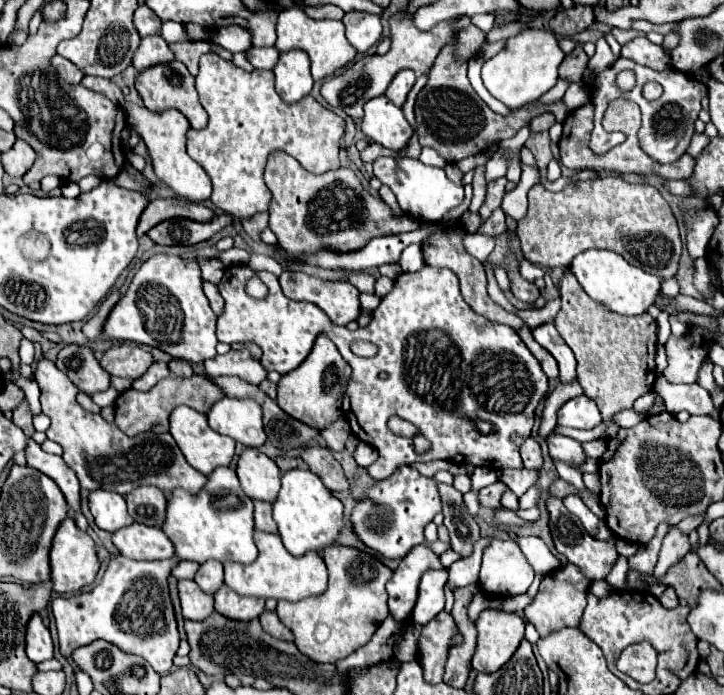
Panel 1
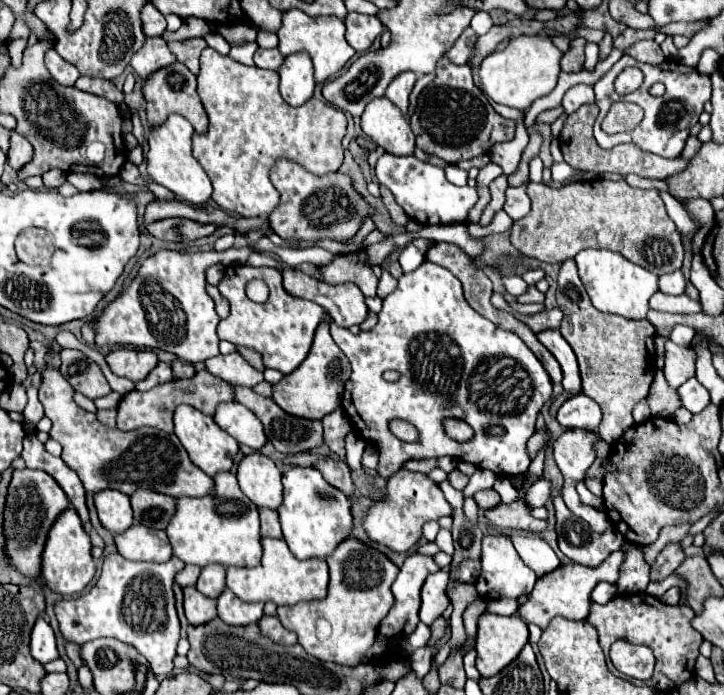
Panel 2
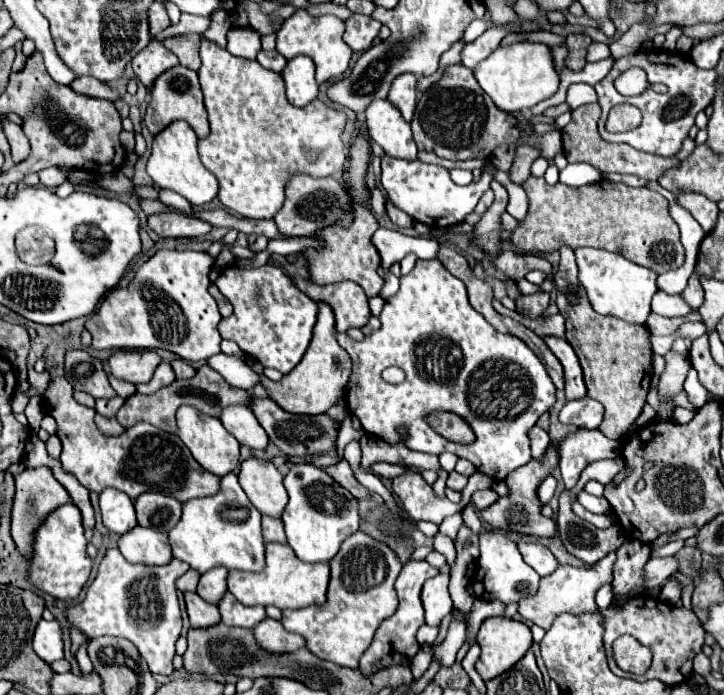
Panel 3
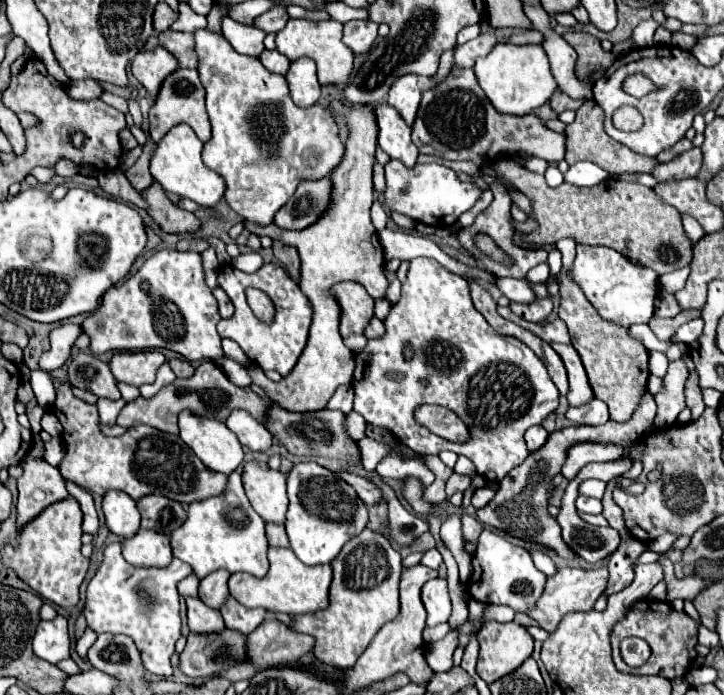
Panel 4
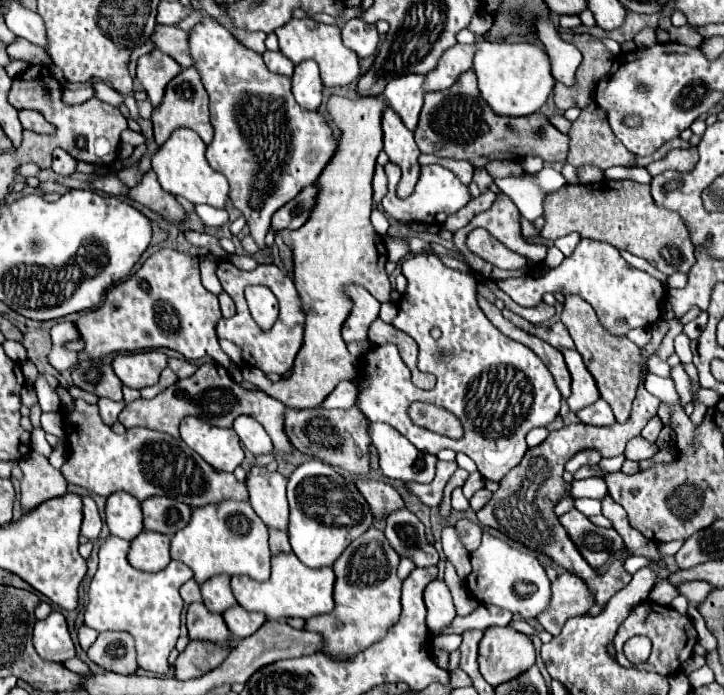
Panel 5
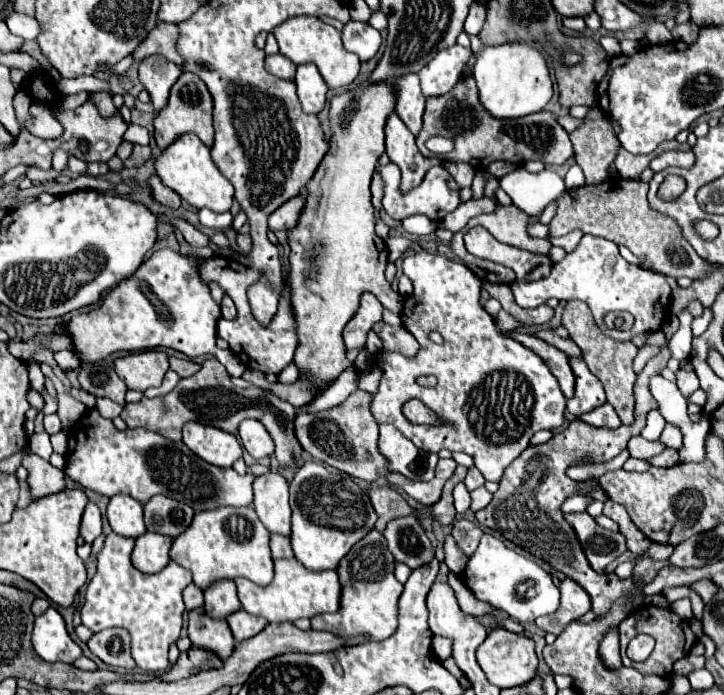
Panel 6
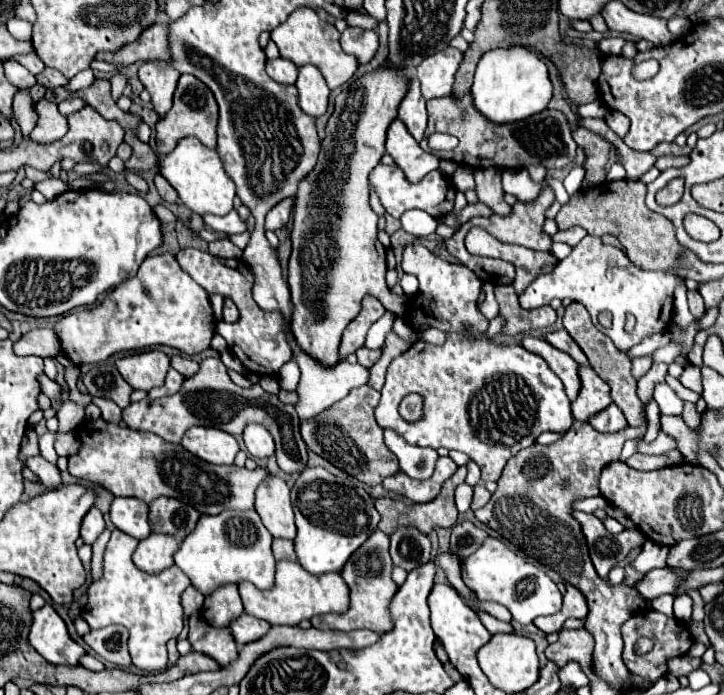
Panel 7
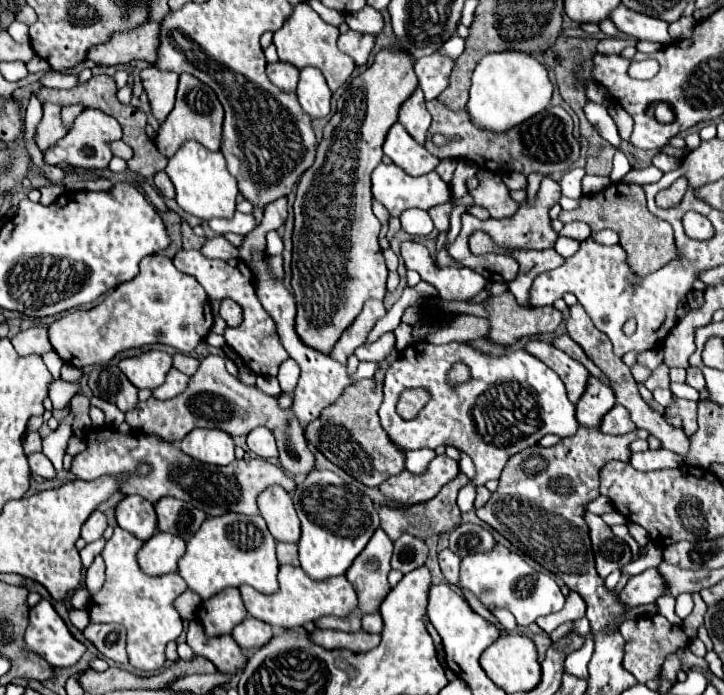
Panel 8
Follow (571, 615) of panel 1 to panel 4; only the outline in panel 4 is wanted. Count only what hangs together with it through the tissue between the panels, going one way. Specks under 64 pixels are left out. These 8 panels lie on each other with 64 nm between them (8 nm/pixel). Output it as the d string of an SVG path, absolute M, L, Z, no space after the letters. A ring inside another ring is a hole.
M606 562L598 568L560 568L552 578L548 578L546 582L546 590L542 594L542 598L538 600L538 606L530 612L530 616L546 630L546 632L554 632L560 624L560 620L570 614L570 612L586 612L592 610L594 602L600 598L600 594L604 592L606 586L606 578L608 578L608 568Z

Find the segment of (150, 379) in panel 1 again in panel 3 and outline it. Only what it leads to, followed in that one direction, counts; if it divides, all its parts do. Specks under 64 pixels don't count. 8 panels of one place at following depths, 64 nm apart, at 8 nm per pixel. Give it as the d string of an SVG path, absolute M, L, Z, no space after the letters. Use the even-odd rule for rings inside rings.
M160 362L160 366L156 368L156 374L152 376L152 380L146 382L146 384L138 384L136 390L138 390L140 394L154 394L156 390L160 390L160 388L166 386L166 384L172 384L174 380L176 380L176 378L174 378L174 372L172 372L170 362Z

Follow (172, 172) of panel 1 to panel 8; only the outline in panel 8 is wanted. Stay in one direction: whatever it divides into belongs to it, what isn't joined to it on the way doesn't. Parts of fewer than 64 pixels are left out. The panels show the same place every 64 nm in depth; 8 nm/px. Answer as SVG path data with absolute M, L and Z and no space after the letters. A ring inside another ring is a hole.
M186 142L174 158L168 160L166 174L170 176L176 188L176 202L188 214L210 220L210 218L232 218L236 212L236 196L238 196L238 182L226 170L226 160L222 152L206 150L198 142Z

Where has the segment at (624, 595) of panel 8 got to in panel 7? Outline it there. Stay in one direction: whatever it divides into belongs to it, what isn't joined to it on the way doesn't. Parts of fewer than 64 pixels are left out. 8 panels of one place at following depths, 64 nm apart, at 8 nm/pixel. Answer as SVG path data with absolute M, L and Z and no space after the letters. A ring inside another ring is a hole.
M674 568L650 570L640 582L634 584L636 592L644 600L654 600L662 594L674 594L676 586L678 586L678 574L674 574Z

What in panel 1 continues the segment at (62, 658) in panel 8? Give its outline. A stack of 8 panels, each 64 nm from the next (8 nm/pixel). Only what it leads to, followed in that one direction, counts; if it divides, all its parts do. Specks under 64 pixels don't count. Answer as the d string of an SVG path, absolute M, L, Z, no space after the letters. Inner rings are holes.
M34 614L26 630L26 654L32 662L44 662L54 658L54 644L50 630L44 626L40 614Z

